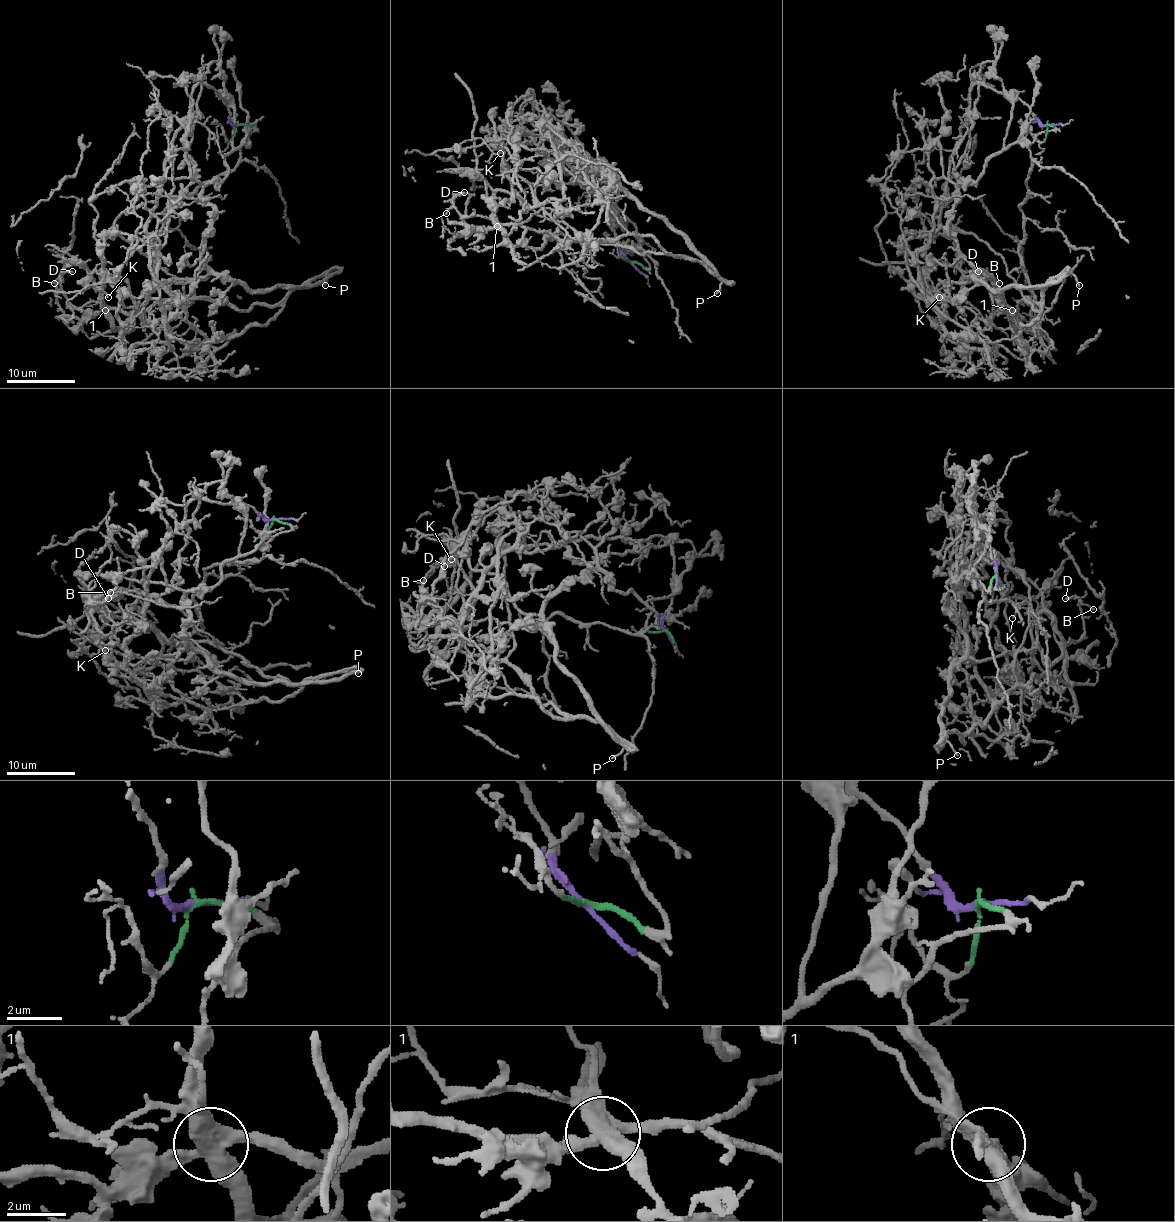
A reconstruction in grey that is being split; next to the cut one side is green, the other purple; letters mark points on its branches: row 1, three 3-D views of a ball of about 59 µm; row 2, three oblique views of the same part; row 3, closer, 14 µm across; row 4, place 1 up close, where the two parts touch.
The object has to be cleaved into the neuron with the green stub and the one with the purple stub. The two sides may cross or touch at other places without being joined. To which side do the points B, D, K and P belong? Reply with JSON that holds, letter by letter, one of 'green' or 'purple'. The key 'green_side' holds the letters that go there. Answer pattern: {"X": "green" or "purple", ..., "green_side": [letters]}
{"B": "green", "D": "green", "K": "purple", "P": "purple", "green_side": ["B", "D"]}

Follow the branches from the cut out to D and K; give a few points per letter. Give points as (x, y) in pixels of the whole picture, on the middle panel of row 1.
D: (629, 261), (650, 267), (633, 243), (514, 244), (459, 214), (464, 192)
K: (629, 261), (619, 197), (594, 173), (602, 163), (589, 186), (546, 149), (486, 142), (500, 152)

